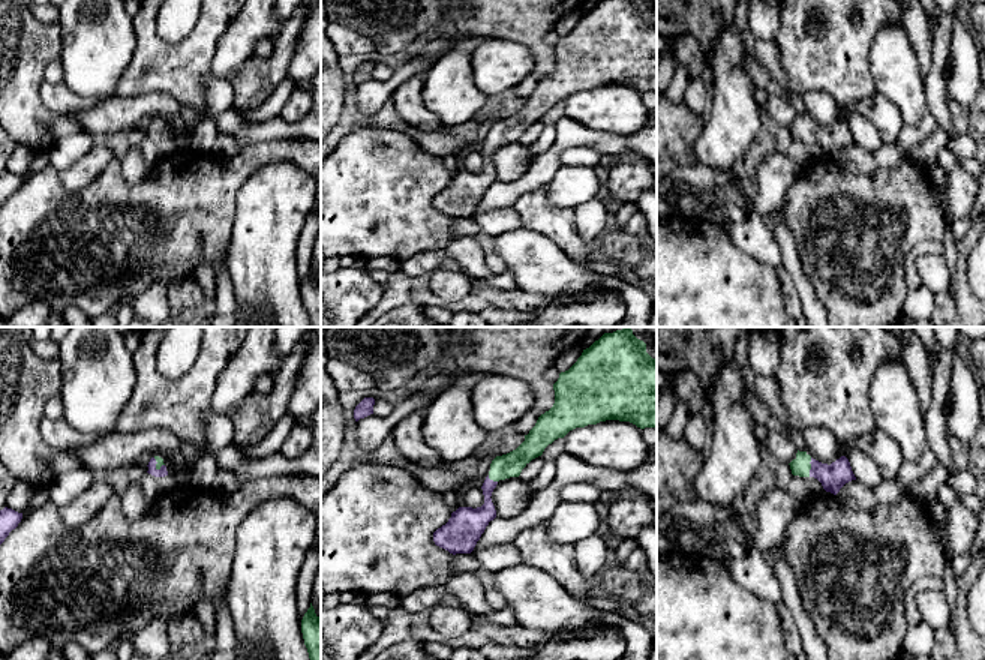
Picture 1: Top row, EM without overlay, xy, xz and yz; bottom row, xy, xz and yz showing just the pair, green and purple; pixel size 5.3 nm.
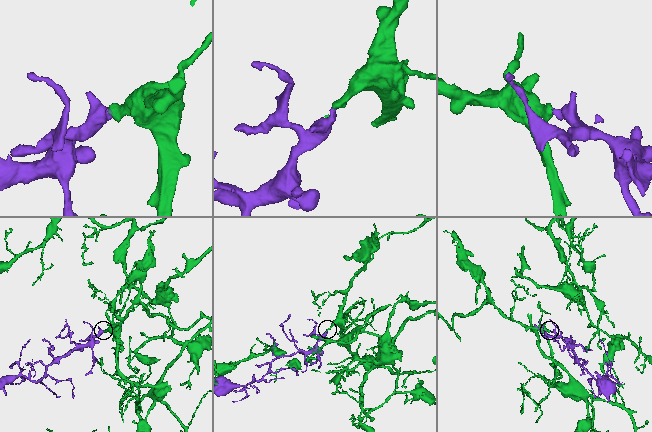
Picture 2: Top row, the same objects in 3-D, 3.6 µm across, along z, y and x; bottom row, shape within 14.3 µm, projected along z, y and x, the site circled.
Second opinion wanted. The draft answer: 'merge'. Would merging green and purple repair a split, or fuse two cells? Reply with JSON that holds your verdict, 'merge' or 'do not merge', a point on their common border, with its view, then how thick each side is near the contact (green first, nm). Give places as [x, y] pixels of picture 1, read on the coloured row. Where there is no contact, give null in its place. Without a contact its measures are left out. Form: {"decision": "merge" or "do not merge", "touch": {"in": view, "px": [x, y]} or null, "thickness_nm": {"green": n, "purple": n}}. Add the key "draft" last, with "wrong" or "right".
{"decision": "merge", "touch": {"in": "yz", "px": [810, 467]}, "thickness_nm": {"green": 100, "purple": 140}, "draft": "right"}

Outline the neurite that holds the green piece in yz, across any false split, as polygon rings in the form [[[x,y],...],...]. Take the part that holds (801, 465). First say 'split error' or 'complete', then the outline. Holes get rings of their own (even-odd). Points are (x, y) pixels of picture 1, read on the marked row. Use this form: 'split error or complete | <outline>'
split error | [[[798,450],[796,458],[789,465],[793,476],[814,477],[826,492],[834,495],[837,495],[846,483],[856,480],[846,456],[828,465],[813,459],[807,452]]]

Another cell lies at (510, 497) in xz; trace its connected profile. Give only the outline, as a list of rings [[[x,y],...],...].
[[[519,477],[499,480],[490,498],[495,506],[496,516],[513,519],[528,507],[532,498],[531,486]]]

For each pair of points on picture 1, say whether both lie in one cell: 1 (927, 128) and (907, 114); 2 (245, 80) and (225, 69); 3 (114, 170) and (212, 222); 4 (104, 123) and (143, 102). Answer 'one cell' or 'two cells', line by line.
1: two cells
2: two cells
3: one cell
4: one cell

